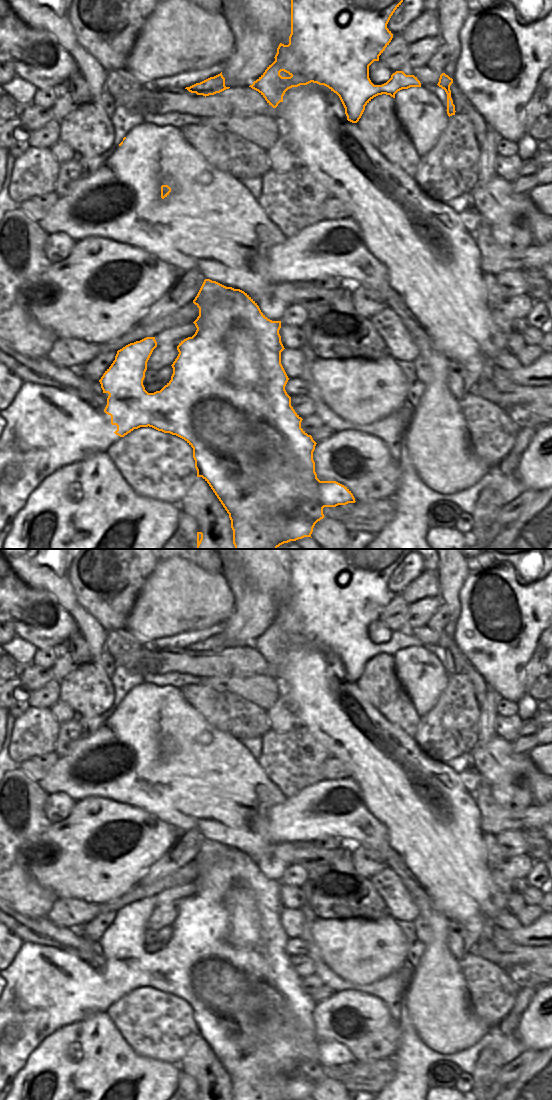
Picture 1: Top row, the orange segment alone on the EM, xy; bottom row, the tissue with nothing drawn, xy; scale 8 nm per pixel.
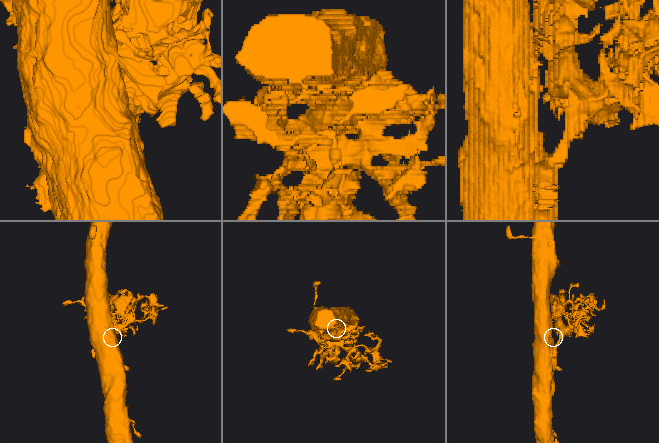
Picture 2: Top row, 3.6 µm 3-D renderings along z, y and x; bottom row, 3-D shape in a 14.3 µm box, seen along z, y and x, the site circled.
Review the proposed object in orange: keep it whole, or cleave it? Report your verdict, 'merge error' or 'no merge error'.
merge error

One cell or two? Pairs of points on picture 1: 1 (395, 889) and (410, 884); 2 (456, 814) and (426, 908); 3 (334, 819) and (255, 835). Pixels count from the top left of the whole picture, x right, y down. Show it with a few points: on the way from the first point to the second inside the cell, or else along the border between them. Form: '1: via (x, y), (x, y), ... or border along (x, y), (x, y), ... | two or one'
1: border along (390, 868), (398, 876), (416, 907) | two
2: border along (416, 877), (433, 903), (445, 914) | two
3: border along (268, 810), (267, 835), (276, 843) | two

